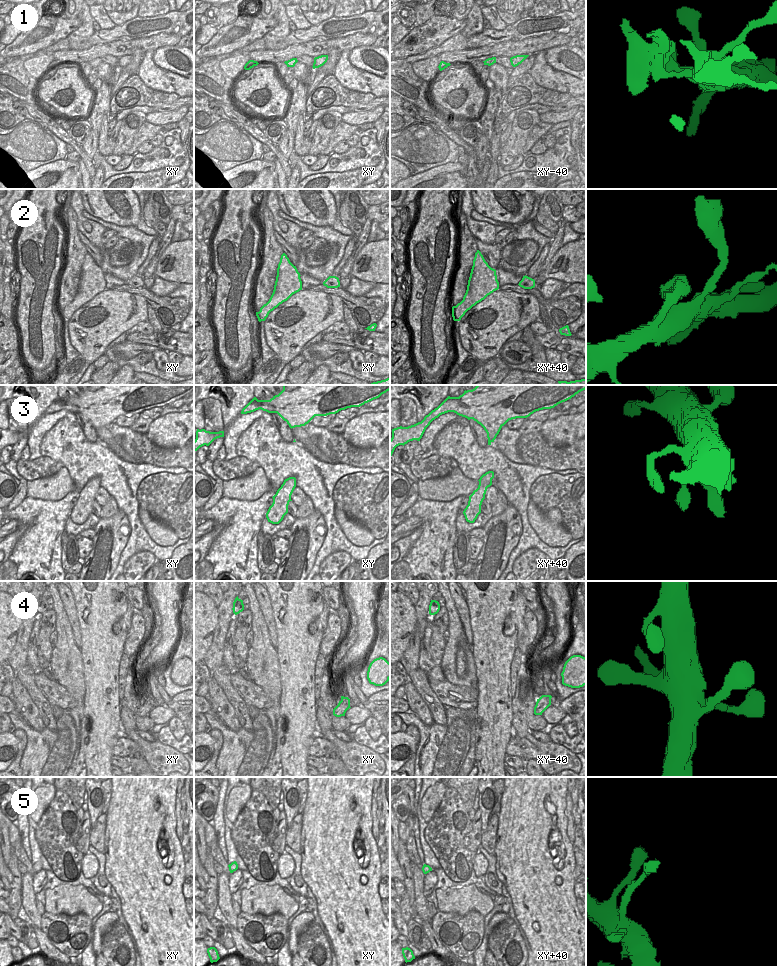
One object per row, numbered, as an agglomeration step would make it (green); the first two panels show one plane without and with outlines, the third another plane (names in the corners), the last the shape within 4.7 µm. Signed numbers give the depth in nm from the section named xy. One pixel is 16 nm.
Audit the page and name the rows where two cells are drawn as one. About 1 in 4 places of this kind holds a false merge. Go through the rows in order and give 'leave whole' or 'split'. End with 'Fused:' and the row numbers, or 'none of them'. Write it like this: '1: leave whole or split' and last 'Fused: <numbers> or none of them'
1: split
2: leave whole
3: leave whole
4: leave whole
5: leave whole
Fused: 1

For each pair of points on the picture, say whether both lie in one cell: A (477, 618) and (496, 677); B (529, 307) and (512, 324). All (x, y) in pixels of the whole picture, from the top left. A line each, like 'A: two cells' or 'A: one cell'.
A: one cell
B: one cell

